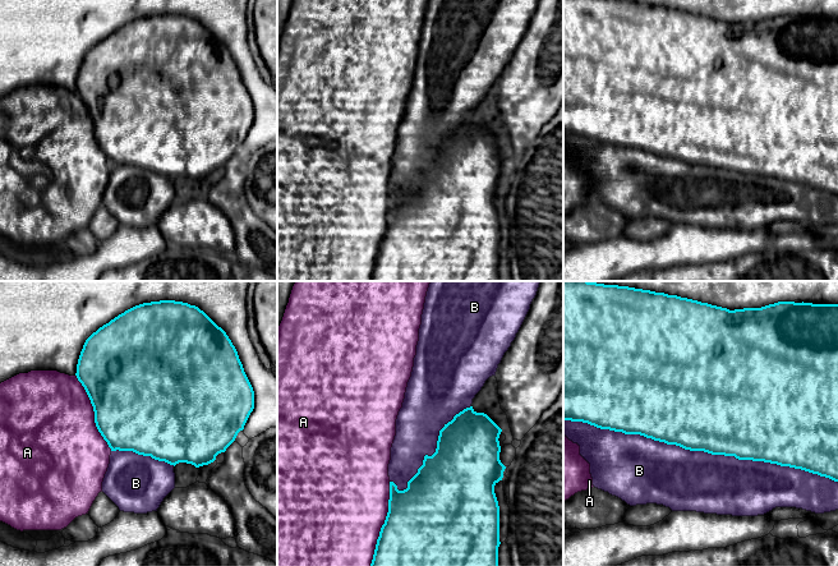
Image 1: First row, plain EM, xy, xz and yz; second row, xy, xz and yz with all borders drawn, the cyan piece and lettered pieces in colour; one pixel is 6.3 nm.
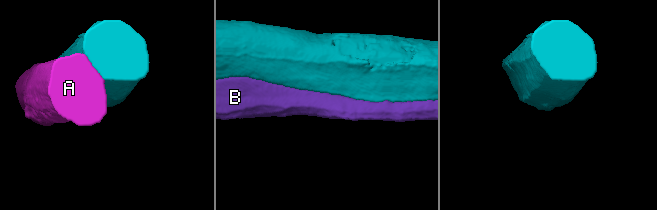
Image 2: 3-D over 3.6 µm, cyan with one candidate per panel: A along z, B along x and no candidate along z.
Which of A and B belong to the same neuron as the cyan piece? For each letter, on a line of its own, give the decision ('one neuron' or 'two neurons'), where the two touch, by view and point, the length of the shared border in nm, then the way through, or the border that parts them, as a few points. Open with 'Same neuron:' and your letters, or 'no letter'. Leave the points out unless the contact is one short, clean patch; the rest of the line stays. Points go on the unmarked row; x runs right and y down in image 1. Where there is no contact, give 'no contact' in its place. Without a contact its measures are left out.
Same neuron: no letter
A: two neurons; contact xz (383, 238); length 550 nm
B: two neurons; contact yz (700, 164); length 1750 nm

